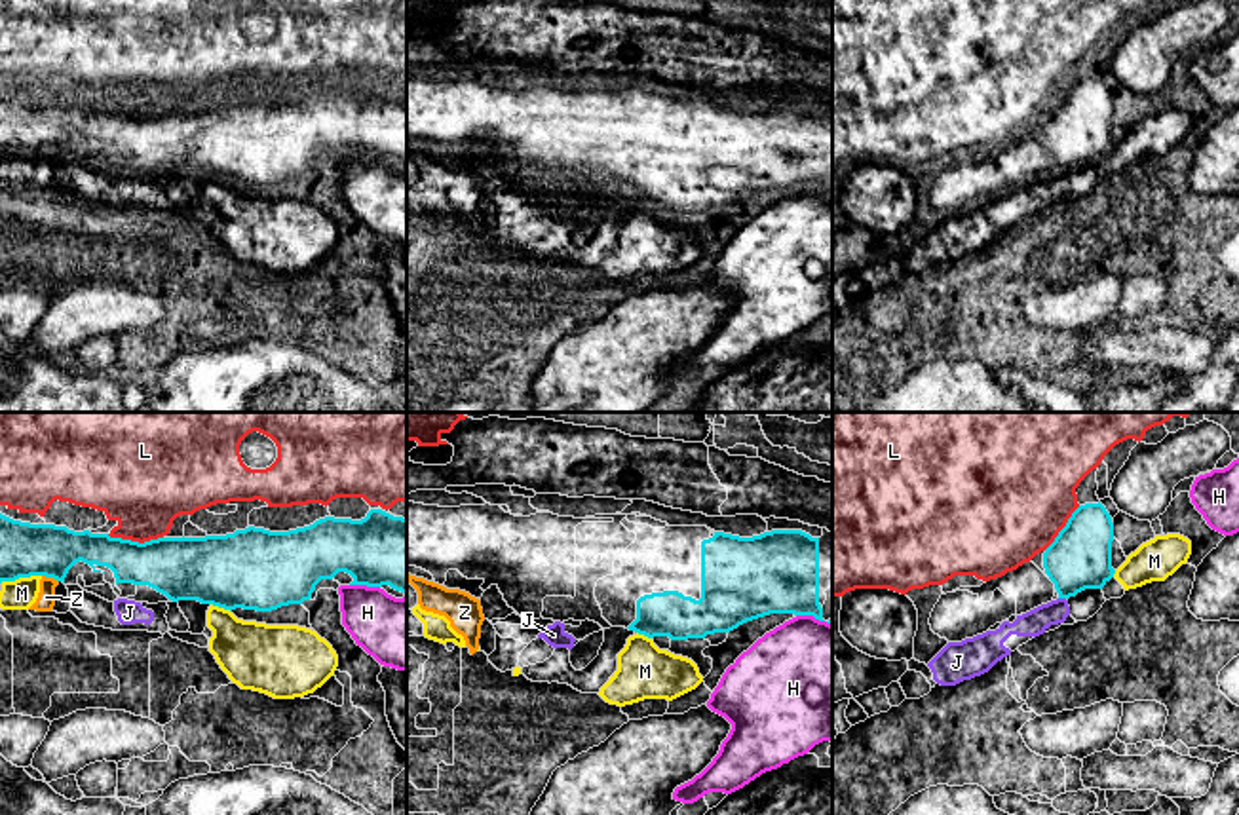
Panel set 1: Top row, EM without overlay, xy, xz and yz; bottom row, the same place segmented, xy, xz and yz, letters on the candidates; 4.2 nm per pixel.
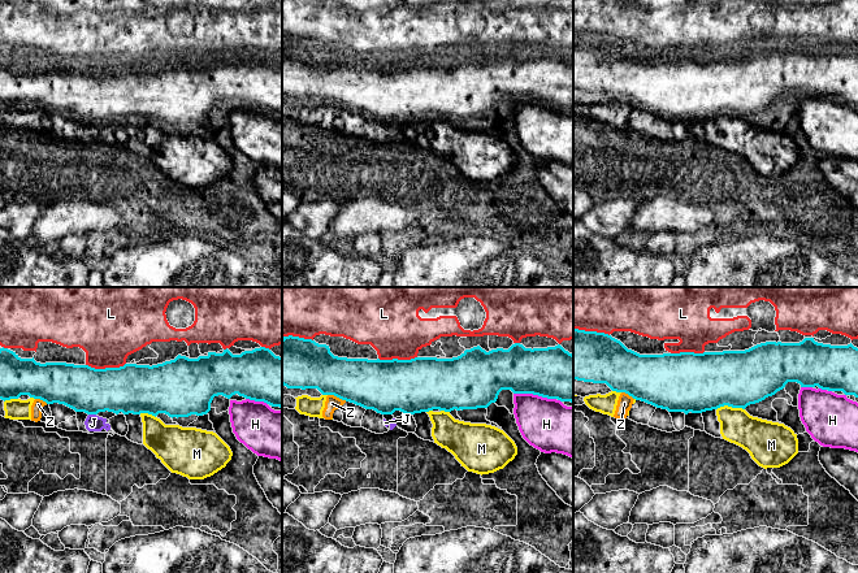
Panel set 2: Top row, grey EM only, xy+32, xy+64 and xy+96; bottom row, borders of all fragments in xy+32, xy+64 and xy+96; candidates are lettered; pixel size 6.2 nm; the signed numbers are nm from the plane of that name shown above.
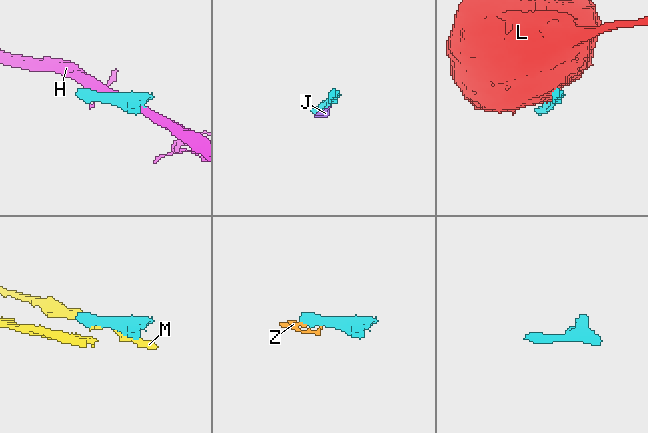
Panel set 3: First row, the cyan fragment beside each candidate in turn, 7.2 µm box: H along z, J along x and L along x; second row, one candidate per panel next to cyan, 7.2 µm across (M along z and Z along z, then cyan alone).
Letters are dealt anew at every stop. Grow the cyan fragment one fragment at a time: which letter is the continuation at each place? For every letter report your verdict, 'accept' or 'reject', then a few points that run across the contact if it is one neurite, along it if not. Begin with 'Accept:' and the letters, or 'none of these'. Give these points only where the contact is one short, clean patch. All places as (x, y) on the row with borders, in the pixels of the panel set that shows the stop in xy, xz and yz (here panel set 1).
Accept: none of these
H: reject
J: reject; line yz (1059, 597), (1065, 599)
L: reject
M: reject
Z: reject; line xy (42, 574), (57, 582)

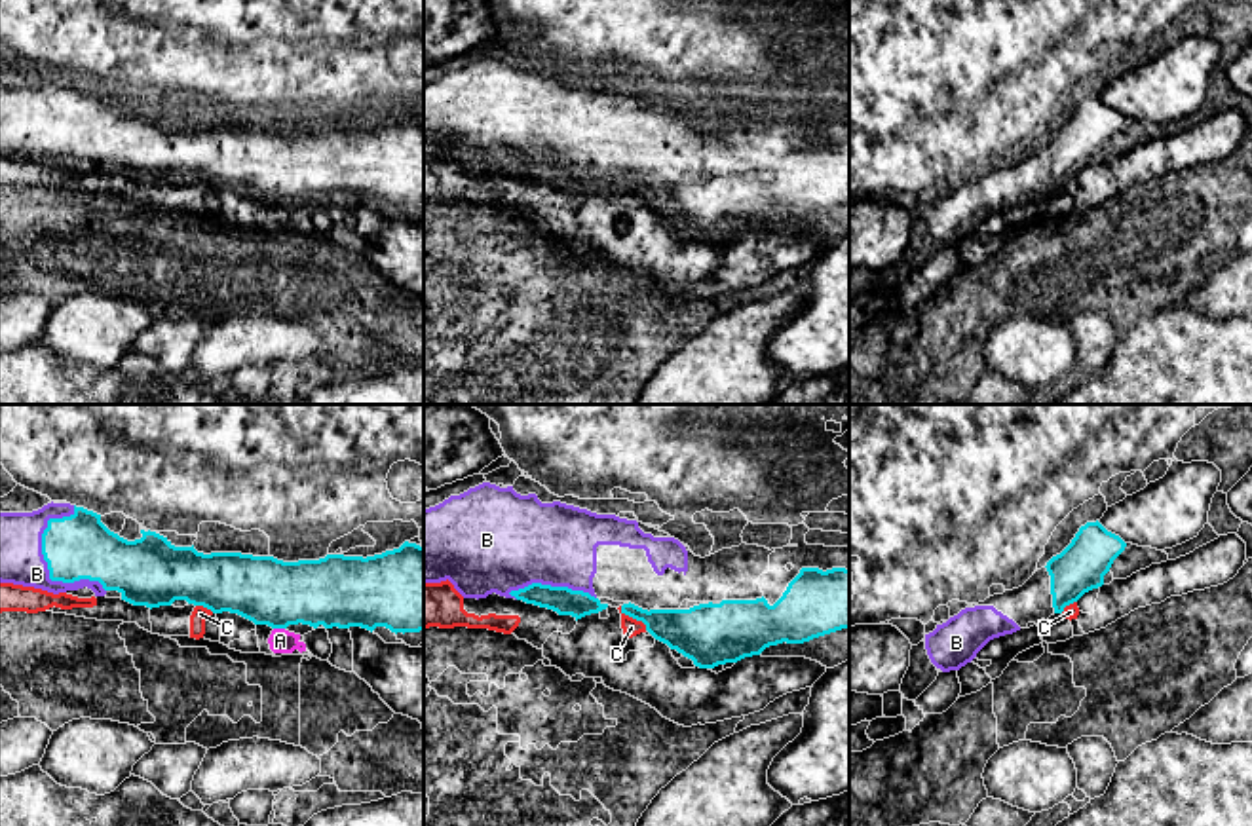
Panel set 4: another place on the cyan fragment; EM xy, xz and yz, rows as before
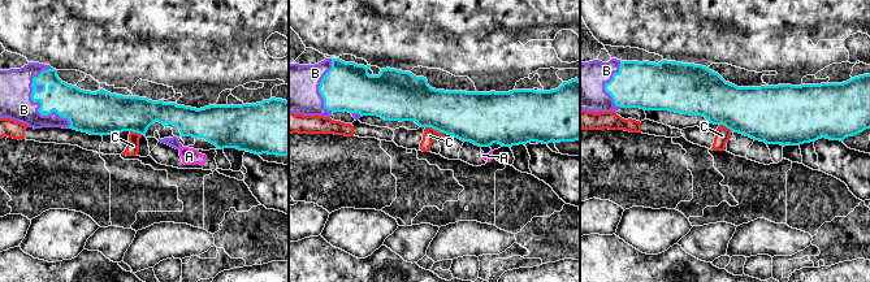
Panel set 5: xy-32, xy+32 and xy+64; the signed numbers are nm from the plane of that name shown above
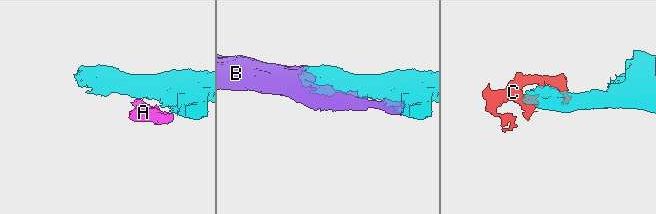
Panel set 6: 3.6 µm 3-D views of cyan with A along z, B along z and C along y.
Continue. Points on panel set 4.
Accept: B
A: reject; line xy (274, 627), (284, 629)
B: accept
C: reject; line xz (620, 606), (646, 629)

